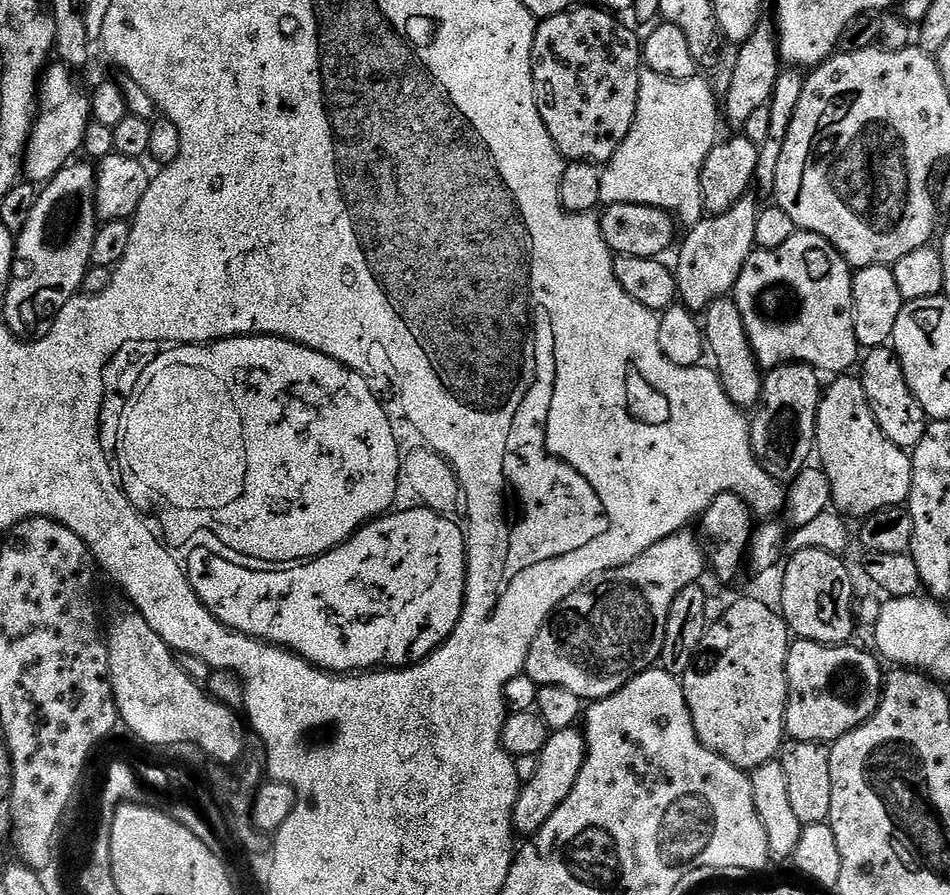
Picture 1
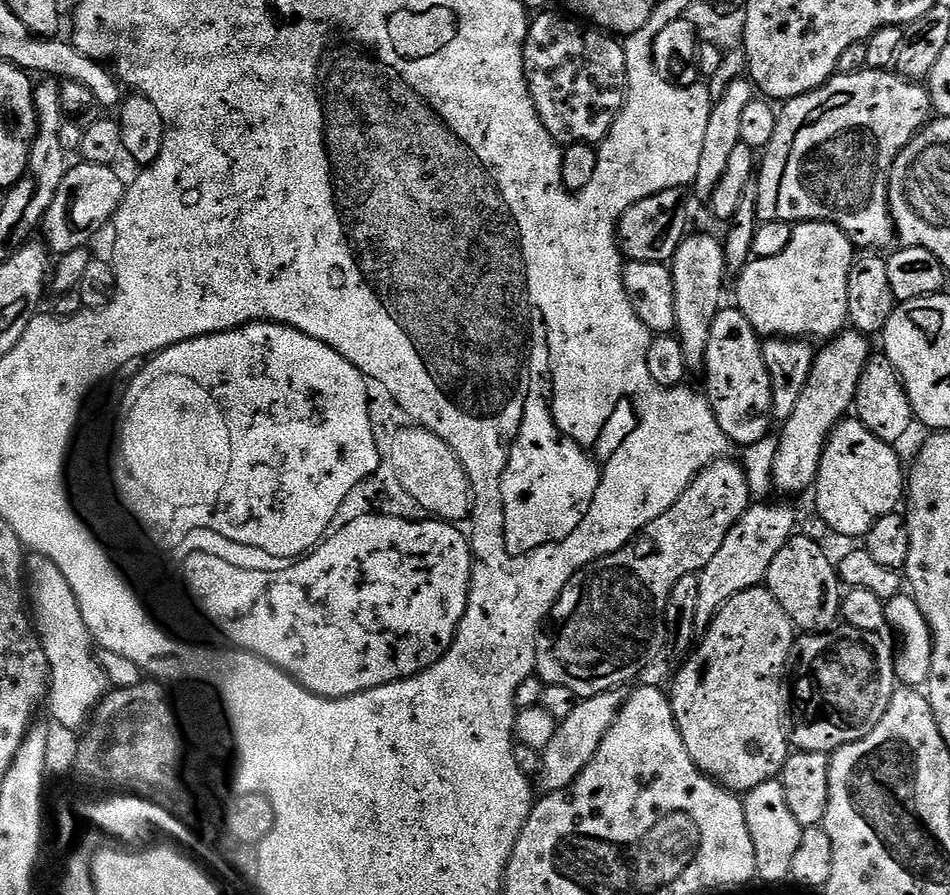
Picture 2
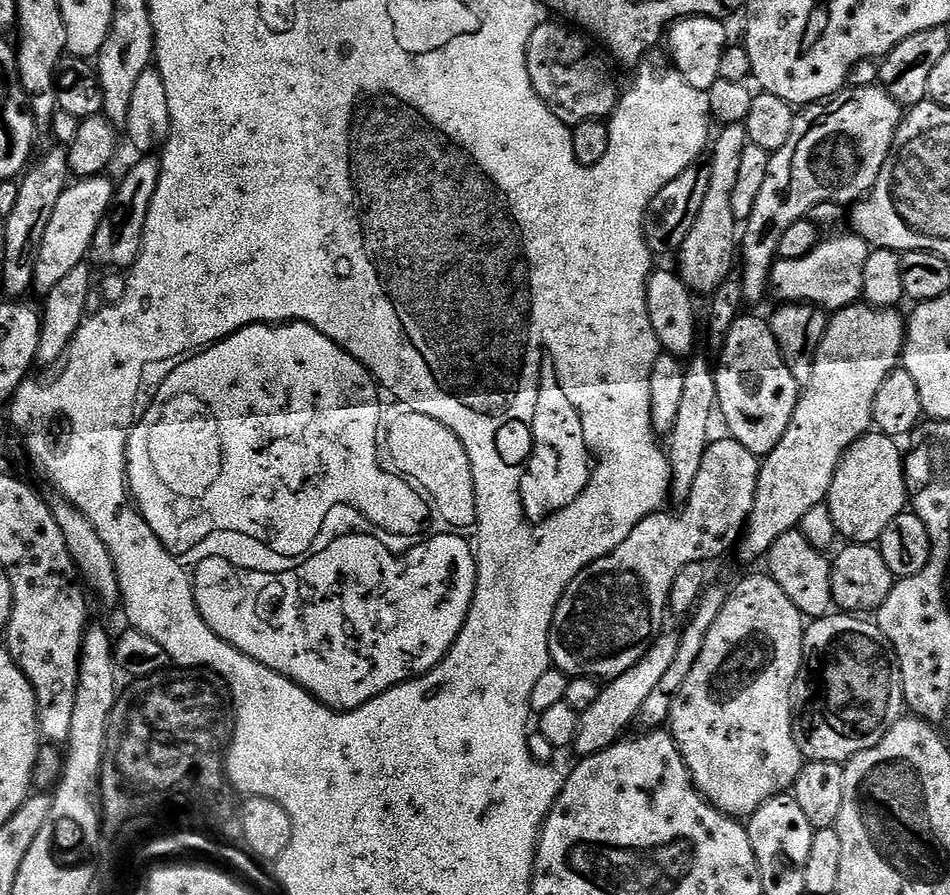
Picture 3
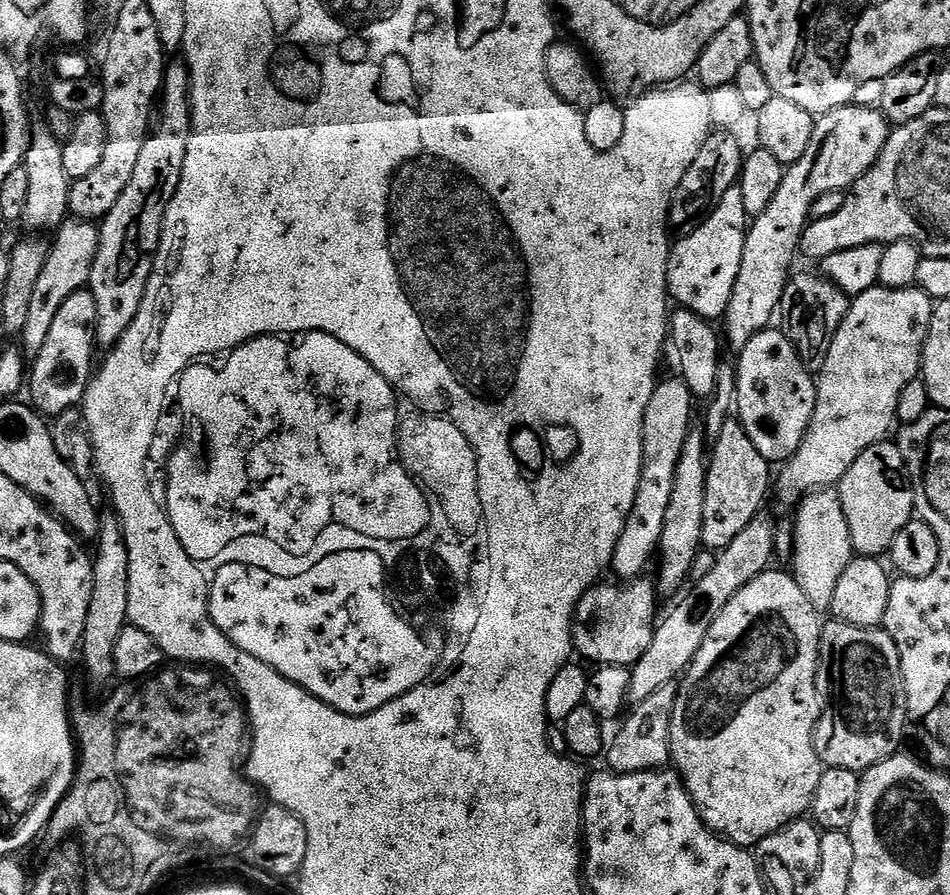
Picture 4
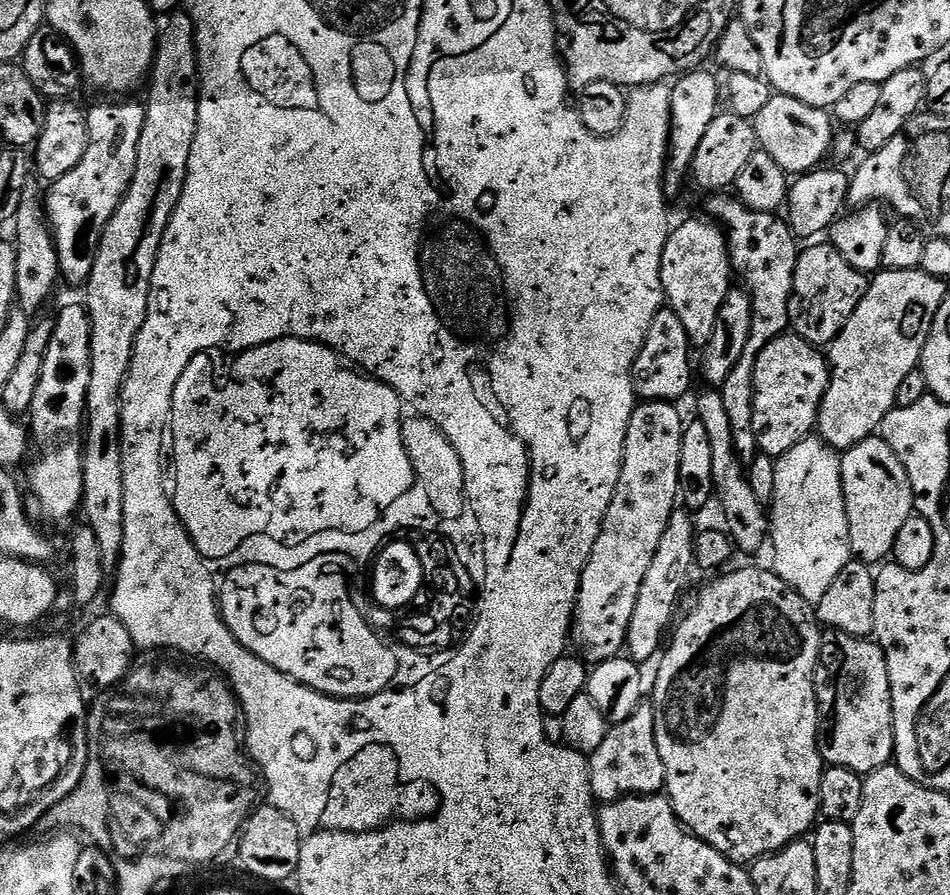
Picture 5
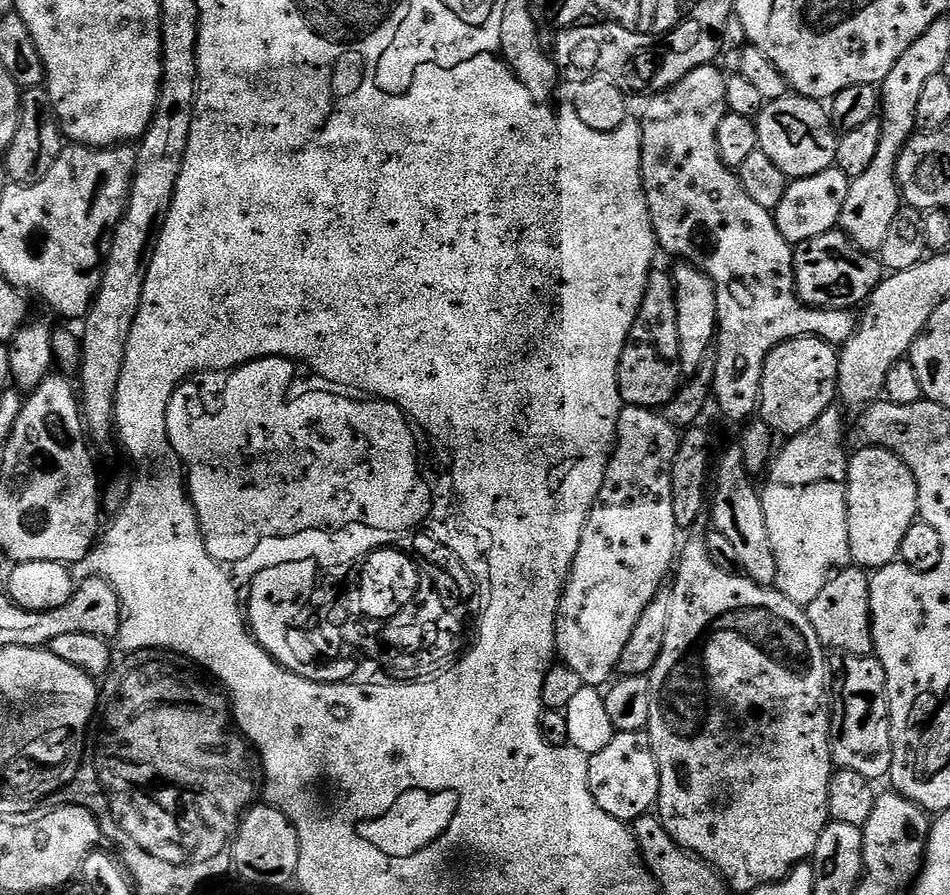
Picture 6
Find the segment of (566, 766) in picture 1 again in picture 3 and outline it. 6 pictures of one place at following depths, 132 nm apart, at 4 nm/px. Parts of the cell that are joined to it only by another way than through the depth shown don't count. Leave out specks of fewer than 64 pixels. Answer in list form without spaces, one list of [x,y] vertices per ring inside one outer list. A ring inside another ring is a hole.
[[[667,632],[661,633],[656,640],[649,645],[647,654],[645,654],[638,663],[630,667],[627,671],[624,671],[622,675],[611,679],[607,683],[609,684],[608,688],[606,686],[601,689],[598,698],[594,700],[594,705],[590,706],[590,709],[580,713],[580,725],[576,731],[576,742],[574,745],[574,752],[577,752],[577,757],[583,758],[592,756],[595,752],[605,752],[611,744],[617,743],[617,741],[627,733],[624,731],[631,726],[635,716],[641,713],[646,698],[653,693],[655,686],[658,686],[658,682],[662,680],[663,675],[666,674],[667,667],[674,662],[674,657],[678,652],[678,646],[680,645],[679,635],[674,632],[673,634],[666,633]]]

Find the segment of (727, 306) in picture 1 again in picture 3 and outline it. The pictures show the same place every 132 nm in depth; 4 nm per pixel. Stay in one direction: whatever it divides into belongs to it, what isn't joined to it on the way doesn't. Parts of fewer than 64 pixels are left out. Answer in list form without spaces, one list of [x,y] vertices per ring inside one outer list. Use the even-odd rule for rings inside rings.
[[[747,314],[737,316],[734,326],[730,326],[730,334],[725,338],[719,356],[720,365],[717,363],[714,368],[716,403],[719,415],[724,415],[727,435],[746,446],[746,450],[750,450],[758,458],[766,457],[772,453],[774,446],[778,446],[778,442],[782,442],[782,434],[786,434],[786,426],[790,426],[790,418],[794,414],[796,403],[800,401],[801,385],[797,384],[794,374],[790,374],[767,319],[759,320],[758,317]]]

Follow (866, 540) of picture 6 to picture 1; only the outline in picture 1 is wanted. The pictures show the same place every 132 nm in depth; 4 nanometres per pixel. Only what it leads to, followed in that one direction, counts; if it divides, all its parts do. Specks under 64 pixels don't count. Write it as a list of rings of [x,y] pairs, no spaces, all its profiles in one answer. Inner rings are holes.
[[[840,374],[835,377],[832,385],[823,389],[820,405],[816,411],[816,446],[815,455],[819,467],[823,468],[830,482],[832,504],[841,513],[849,517],[863,518],[871,512],[883,508],[894,508],[903,505],[910,494],[912,481],[912,458],[905,449],[894,446],[886,434],[878,426],[874,418],[874,410],[870,410],[870,402],[866,402],[866,390],[862,390],[859,375]]]

